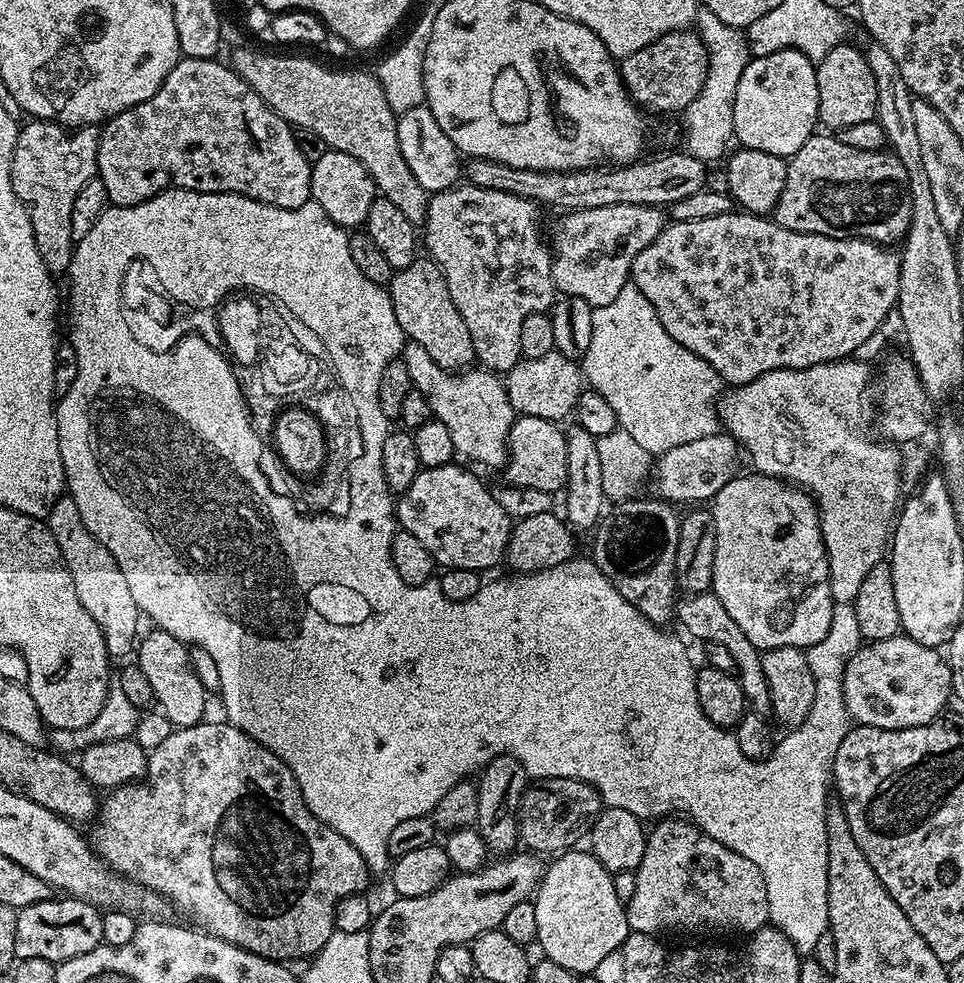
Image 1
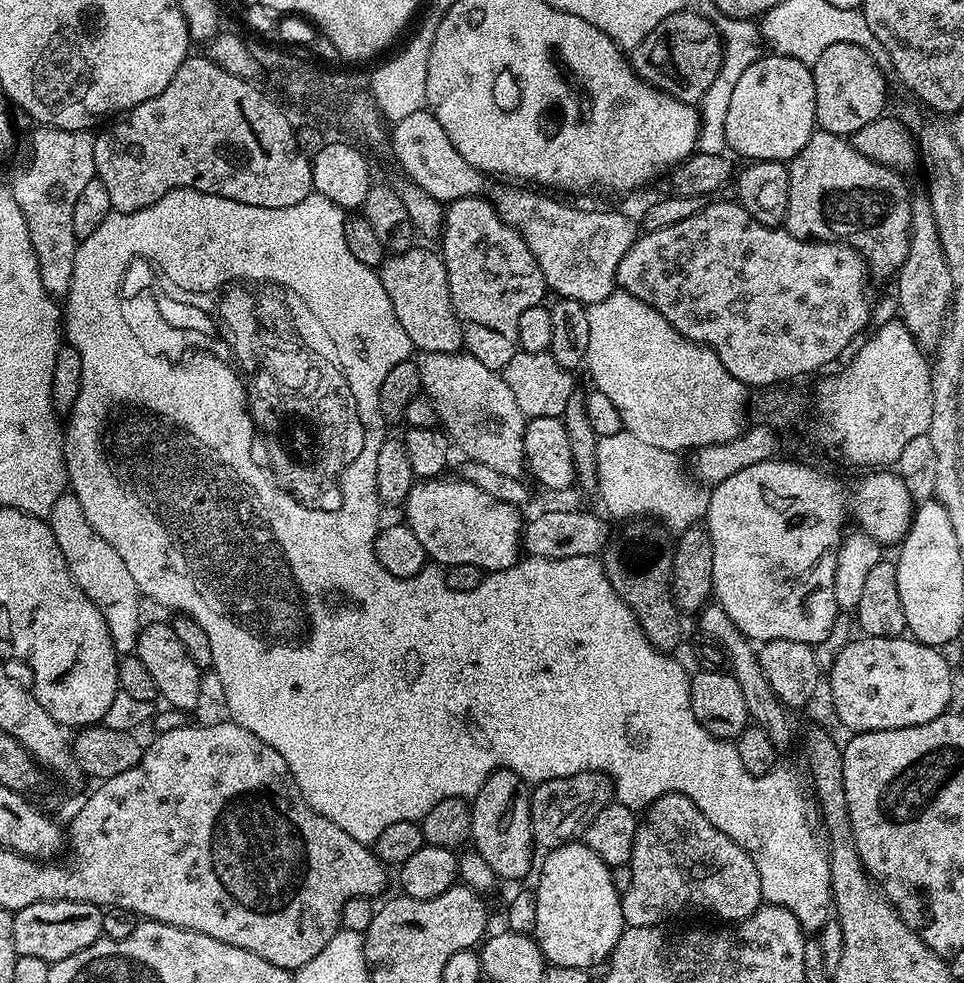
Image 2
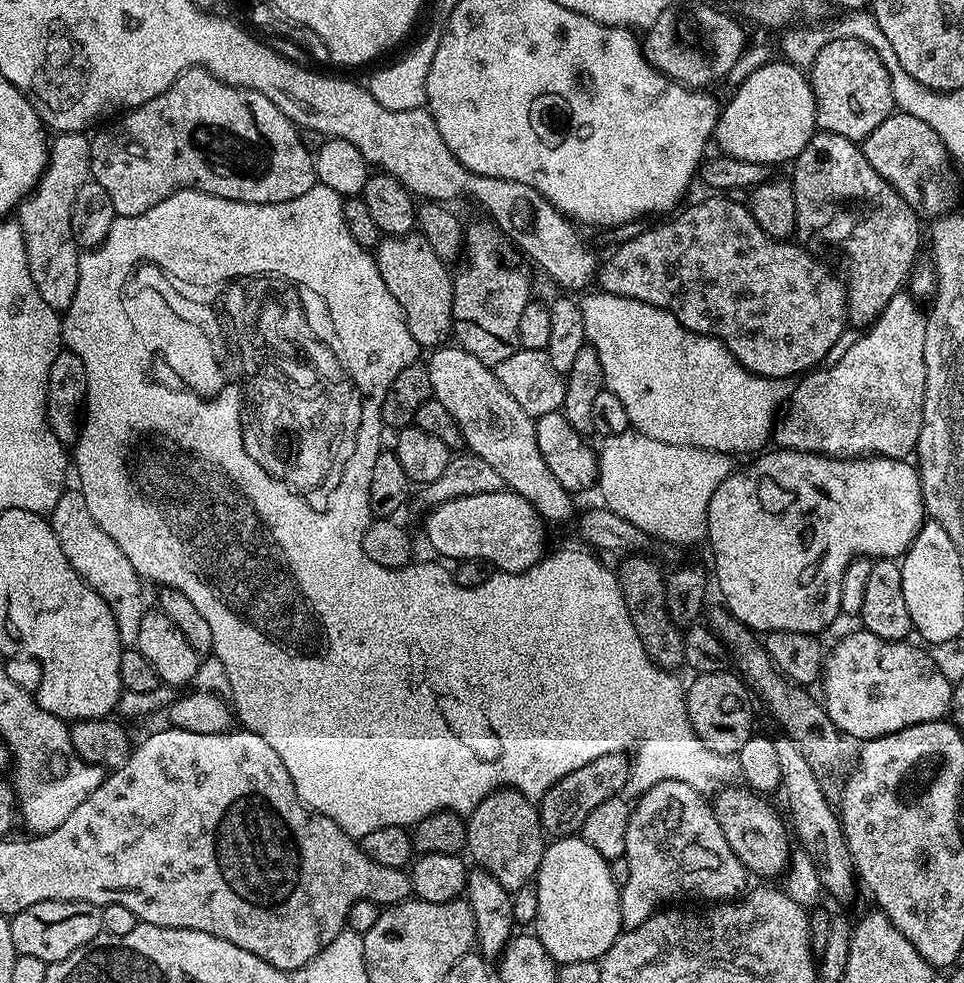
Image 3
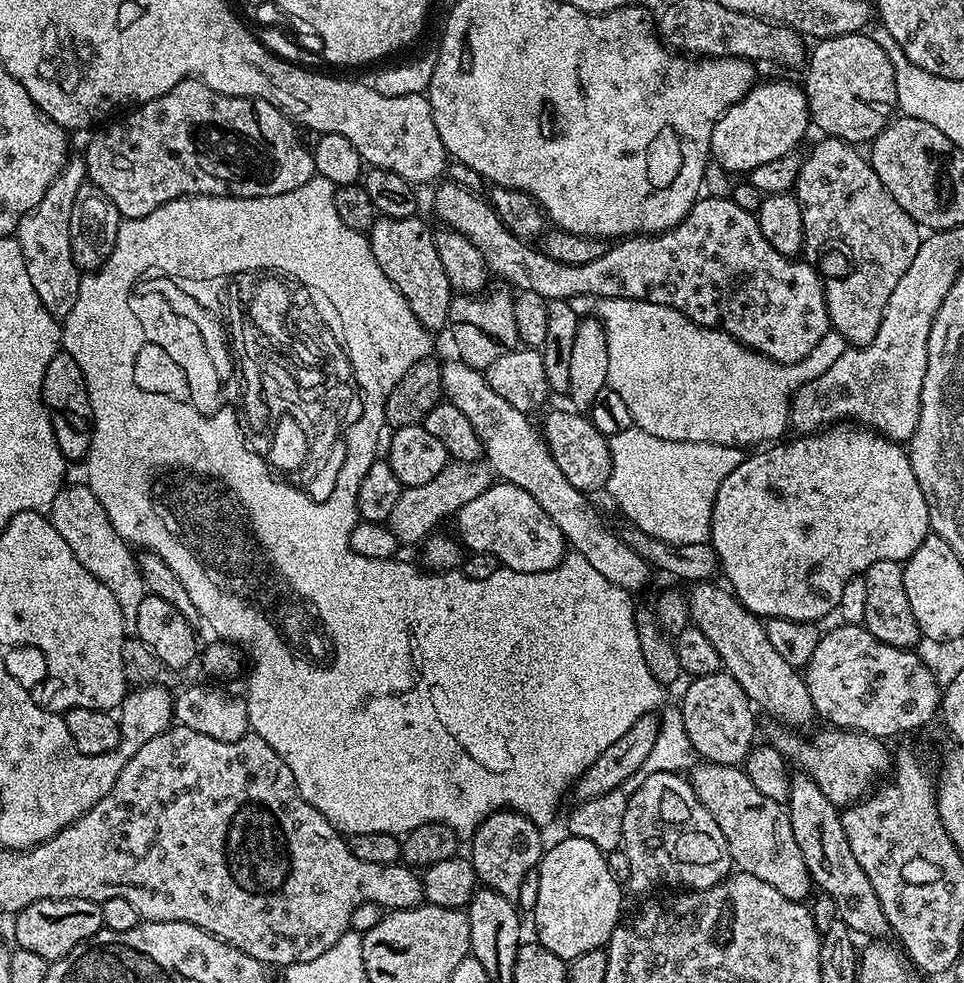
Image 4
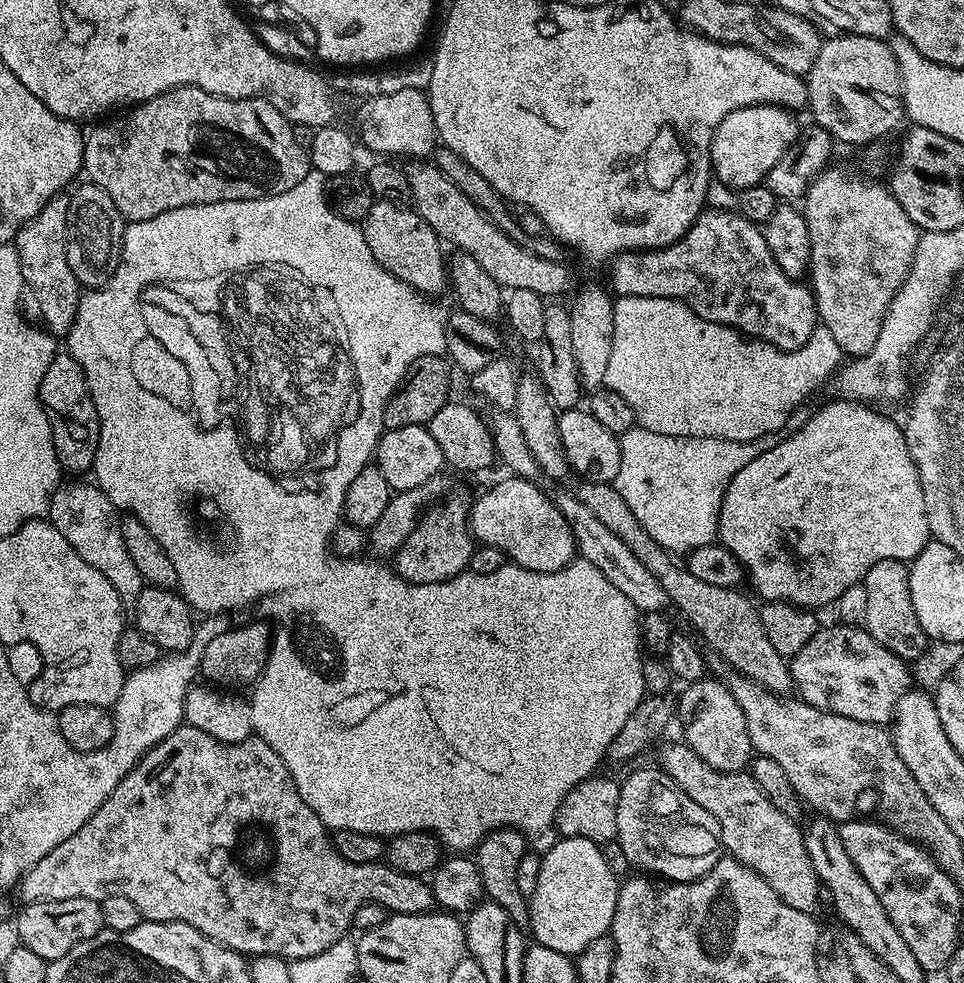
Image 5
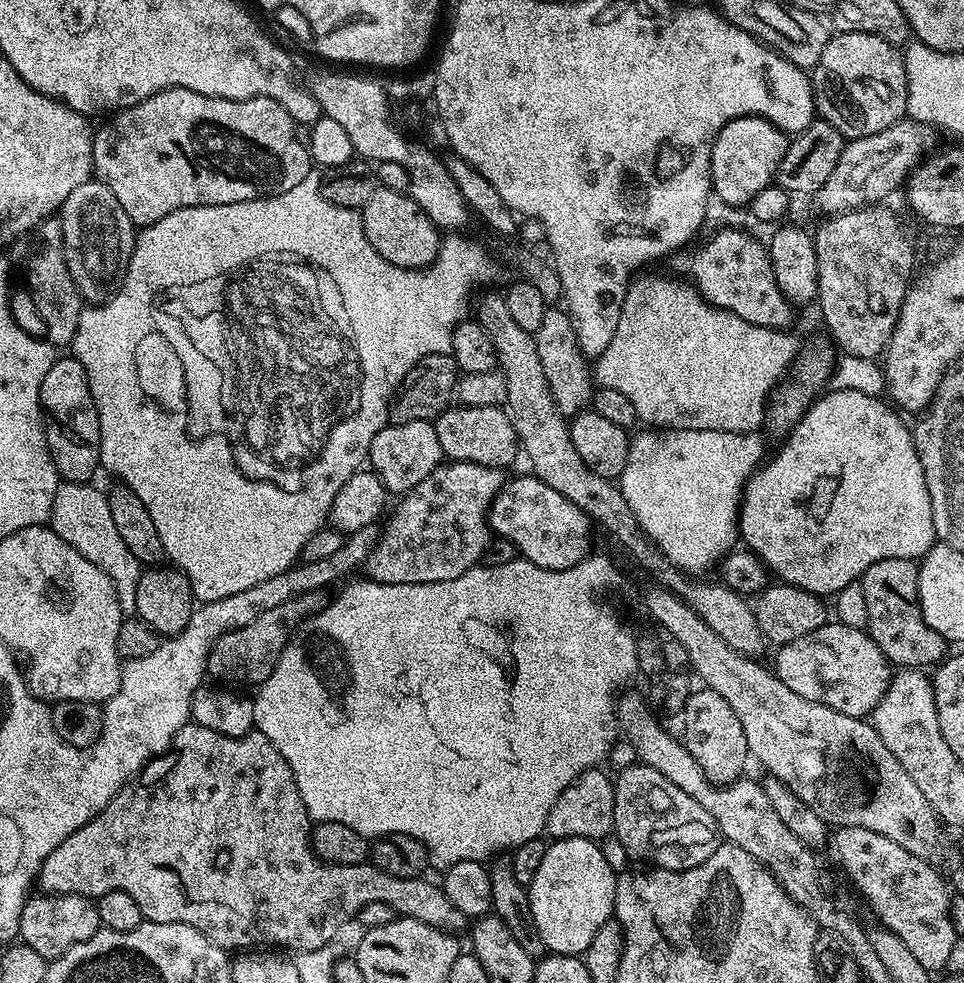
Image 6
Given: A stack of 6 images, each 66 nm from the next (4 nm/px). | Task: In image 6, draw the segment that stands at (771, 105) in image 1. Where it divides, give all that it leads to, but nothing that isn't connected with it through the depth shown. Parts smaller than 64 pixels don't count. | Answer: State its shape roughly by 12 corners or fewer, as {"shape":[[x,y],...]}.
{"shape":[[760,116],[712,143],[713,193],[746,206],[775,181],[789,133]]}

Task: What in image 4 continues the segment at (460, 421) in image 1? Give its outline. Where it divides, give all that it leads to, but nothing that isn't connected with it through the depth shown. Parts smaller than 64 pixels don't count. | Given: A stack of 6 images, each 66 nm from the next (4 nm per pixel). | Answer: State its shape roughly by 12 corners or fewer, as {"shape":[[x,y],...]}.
{"shape":[[441,365],[445,399],[501,481],[522,486],[567,547],[629,594],[653,569],[566,482],[527,413],[483,373]]}

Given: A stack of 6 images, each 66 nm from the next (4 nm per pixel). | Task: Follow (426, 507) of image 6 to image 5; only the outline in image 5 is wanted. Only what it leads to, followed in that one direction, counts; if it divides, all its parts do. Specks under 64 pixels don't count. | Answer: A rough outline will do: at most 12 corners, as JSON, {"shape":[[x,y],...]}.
{"shape":[[436,502],[394,553],[394,571],[433,584],[465,571],[470,508]]}

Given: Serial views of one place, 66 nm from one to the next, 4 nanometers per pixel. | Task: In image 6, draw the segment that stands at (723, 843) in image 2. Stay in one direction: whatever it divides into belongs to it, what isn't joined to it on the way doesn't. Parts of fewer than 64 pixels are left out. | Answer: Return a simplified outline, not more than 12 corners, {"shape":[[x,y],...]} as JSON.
{"shape":[[658,770],[614,783],[633,861],[681,872],[722,843],[714,818]]}

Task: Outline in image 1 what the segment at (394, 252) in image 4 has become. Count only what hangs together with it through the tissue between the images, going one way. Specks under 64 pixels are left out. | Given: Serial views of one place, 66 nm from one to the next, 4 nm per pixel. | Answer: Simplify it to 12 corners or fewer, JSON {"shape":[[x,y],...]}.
{"shape":[[416,258],[387,289],[405,337],[438,366],[476,360],[444,271]]}

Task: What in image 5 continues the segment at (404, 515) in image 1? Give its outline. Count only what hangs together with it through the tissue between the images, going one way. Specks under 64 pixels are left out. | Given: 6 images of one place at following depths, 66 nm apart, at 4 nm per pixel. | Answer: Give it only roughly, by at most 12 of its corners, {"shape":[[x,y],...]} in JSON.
{"shape":[[505,475],[470,504],[470,531],[511,563],[557,572],[577,555],[556,501]]}

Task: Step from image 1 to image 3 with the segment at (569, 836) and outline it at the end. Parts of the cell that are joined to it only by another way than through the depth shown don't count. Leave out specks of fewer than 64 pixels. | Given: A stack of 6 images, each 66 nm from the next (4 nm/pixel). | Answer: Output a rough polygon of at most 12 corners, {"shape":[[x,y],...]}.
{"shape":[[627,755],[566,774],[538,801],[540,826],[577,835],[596,807],[629,787]]}

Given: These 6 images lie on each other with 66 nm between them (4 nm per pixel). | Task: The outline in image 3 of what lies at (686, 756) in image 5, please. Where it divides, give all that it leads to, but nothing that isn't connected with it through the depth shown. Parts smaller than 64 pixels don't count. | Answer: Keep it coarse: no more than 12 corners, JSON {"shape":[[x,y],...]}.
{"shape":[[728,786],[714,811],[749,873],[781,875],[790,832],[747,787]]}

